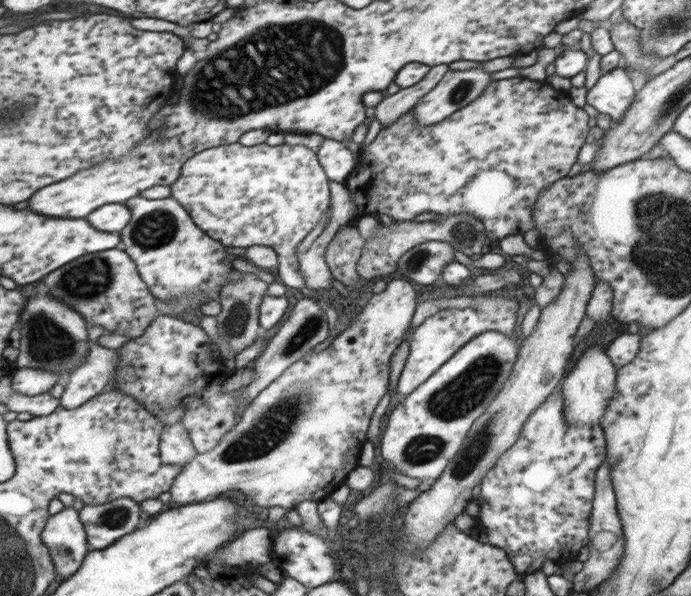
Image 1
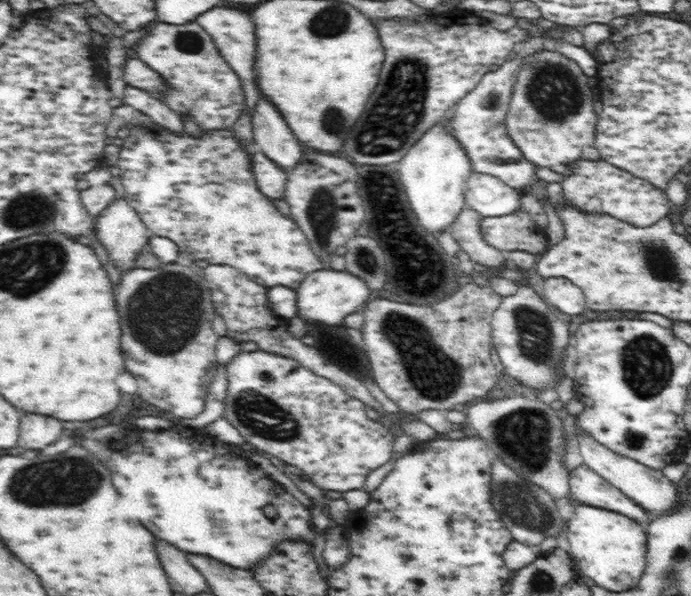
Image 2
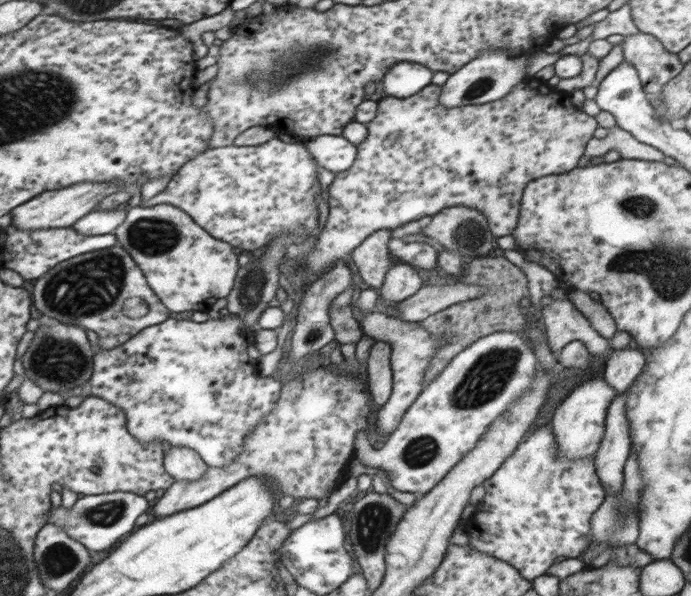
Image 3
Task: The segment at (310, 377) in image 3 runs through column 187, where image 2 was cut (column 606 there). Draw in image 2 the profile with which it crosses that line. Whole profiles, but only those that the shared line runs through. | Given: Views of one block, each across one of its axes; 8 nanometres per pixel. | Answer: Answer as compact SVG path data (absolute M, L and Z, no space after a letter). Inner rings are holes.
M584 463L569 473L569 497L588 506L623 514L638 523L644 522L649 514Z

